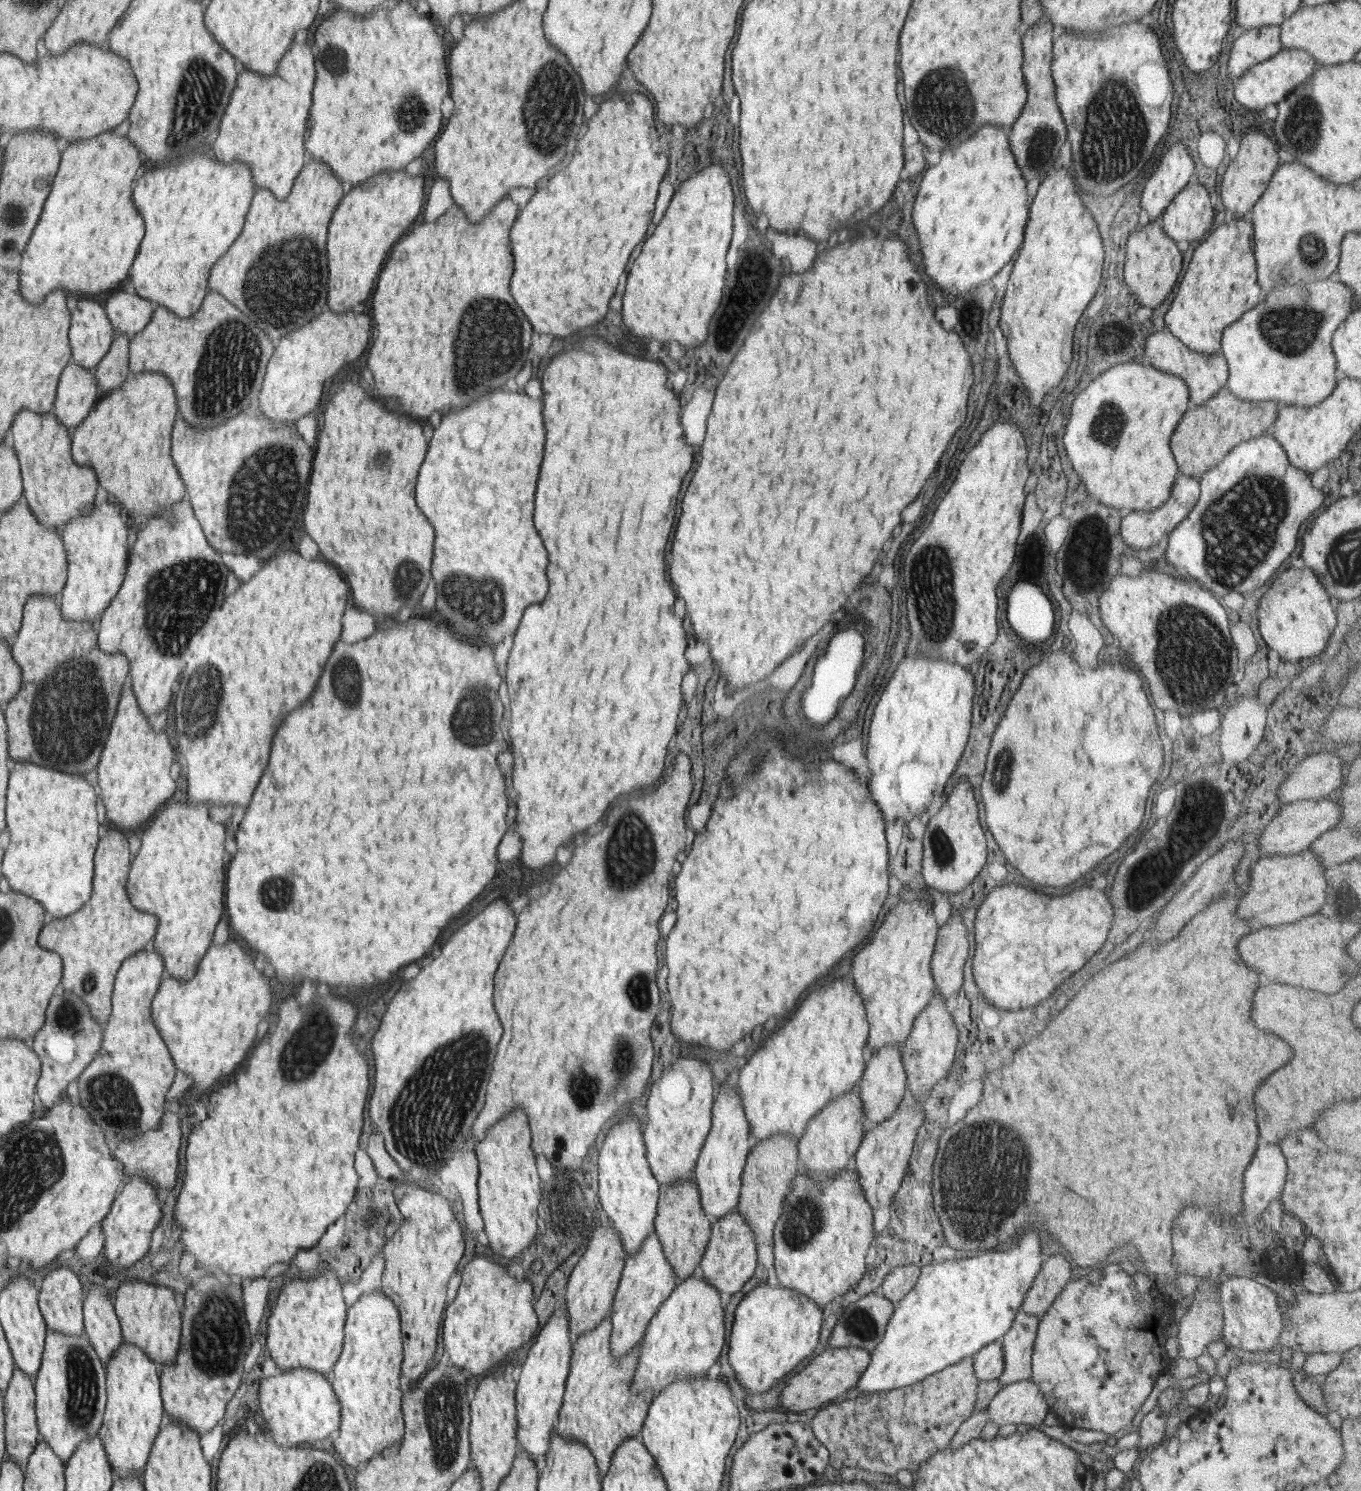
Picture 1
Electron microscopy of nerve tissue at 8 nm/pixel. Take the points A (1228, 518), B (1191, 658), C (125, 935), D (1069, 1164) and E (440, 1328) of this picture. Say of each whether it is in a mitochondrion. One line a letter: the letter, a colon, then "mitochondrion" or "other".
A: mitochondrion
B: mitochondrion
C: other
D: other
E: other

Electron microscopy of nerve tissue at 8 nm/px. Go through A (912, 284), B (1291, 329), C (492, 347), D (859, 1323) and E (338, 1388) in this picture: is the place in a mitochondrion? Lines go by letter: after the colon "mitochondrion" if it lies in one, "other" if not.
A: other
B: mitochondrion
C: mitochondrion
D: mitochondrion
E: other

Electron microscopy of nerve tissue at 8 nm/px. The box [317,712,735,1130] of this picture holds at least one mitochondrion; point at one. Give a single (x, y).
(625, 865)

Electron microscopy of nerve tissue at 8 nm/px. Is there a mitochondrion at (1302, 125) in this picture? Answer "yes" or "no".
yes

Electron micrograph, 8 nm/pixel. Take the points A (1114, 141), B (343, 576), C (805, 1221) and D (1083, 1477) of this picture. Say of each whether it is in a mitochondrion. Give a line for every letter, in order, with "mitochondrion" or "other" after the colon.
A: mitochondrion
B: other
C: mitochondrion
D: other

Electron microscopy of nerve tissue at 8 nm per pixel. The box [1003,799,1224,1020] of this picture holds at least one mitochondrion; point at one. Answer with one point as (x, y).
(1144, 882)

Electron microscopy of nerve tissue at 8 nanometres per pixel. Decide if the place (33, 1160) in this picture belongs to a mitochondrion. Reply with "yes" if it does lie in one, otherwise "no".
yes

